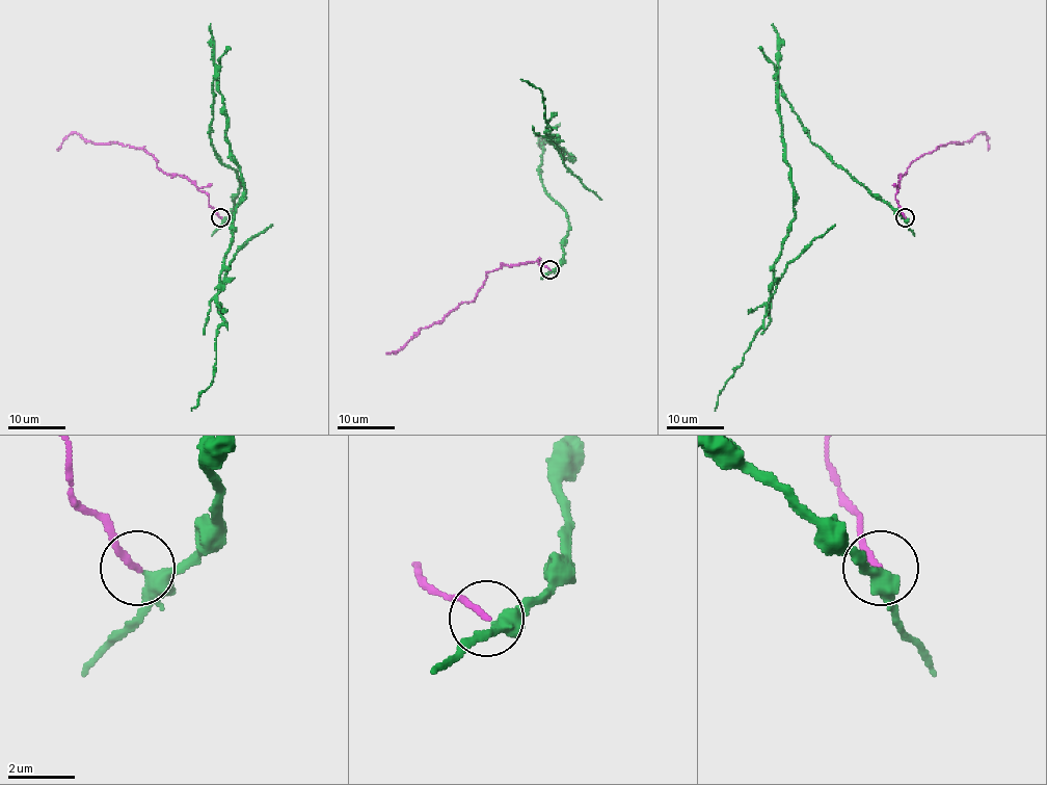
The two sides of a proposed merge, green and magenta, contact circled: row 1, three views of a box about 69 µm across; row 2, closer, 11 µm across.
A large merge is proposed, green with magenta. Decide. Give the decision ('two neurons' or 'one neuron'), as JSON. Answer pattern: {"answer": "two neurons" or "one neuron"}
{"answer": "two neurons"}

